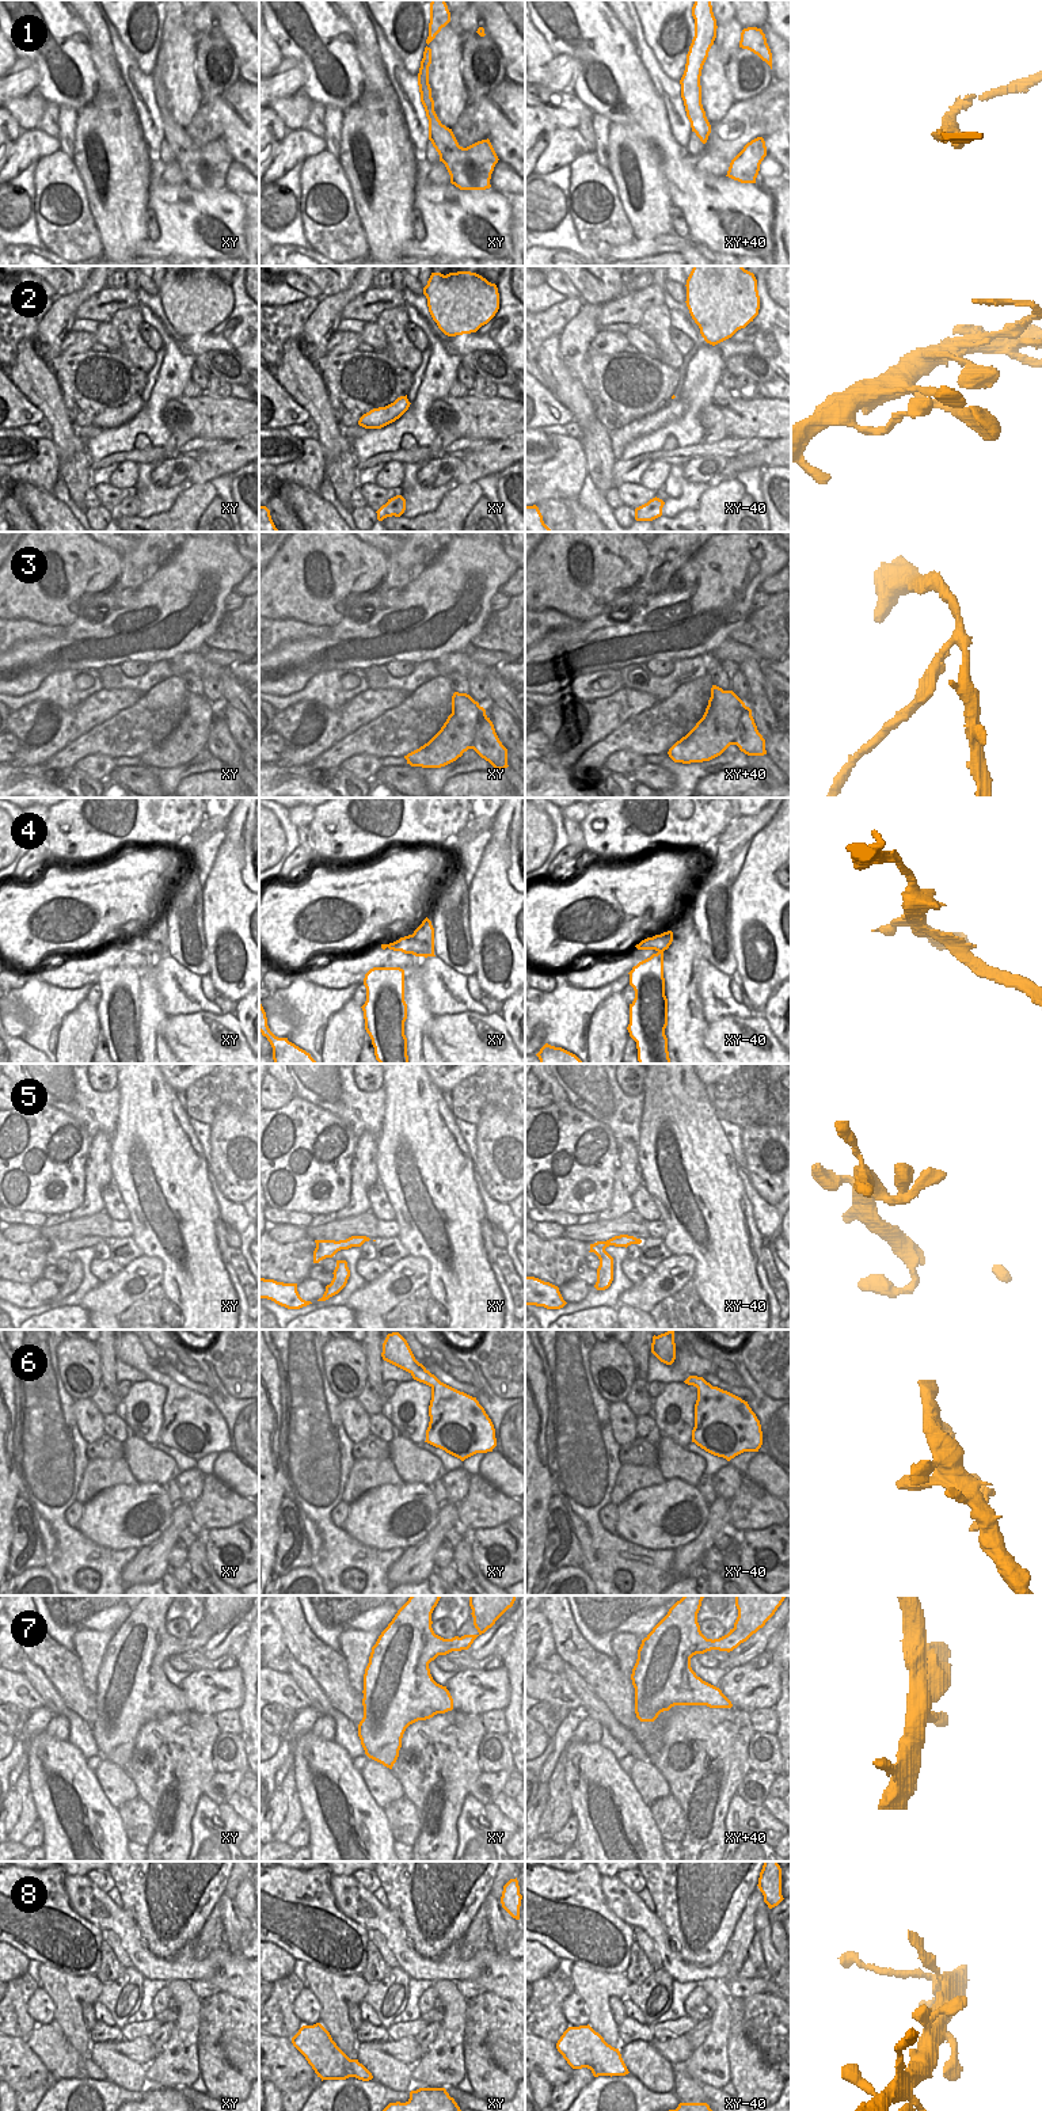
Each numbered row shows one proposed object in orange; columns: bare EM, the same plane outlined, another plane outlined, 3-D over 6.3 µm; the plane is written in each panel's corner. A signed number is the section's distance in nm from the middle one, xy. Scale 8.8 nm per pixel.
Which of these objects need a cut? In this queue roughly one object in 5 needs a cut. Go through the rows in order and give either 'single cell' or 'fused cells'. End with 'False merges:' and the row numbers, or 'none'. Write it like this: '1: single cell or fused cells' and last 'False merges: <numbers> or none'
1: single cell
2: single cell
3: fused cells
4: single cell
5: single cell
6: single cell
7: single cell
8: single cell
False merges: 3

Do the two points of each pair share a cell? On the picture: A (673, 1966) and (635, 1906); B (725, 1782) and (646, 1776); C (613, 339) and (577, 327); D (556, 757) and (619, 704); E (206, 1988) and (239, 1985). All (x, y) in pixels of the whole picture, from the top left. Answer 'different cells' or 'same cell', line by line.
A: same cell
B: different cells
C: different cells
D: same cell
E: different cells

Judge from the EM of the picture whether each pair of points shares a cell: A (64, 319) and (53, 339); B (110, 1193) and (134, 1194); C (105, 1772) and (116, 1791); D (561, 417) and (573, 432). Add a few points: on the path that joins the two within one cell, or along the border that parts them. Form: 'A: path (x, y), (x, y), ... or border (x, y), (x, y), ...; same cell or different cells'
A: path (59, 324), (53, 334); same cell
B: border (113, 1180), (129, 1218); different cells
C: path (109, 1776), (116, 1783), (116, 1787); same cell
D: border (574, 419), (563, 425); different cells

